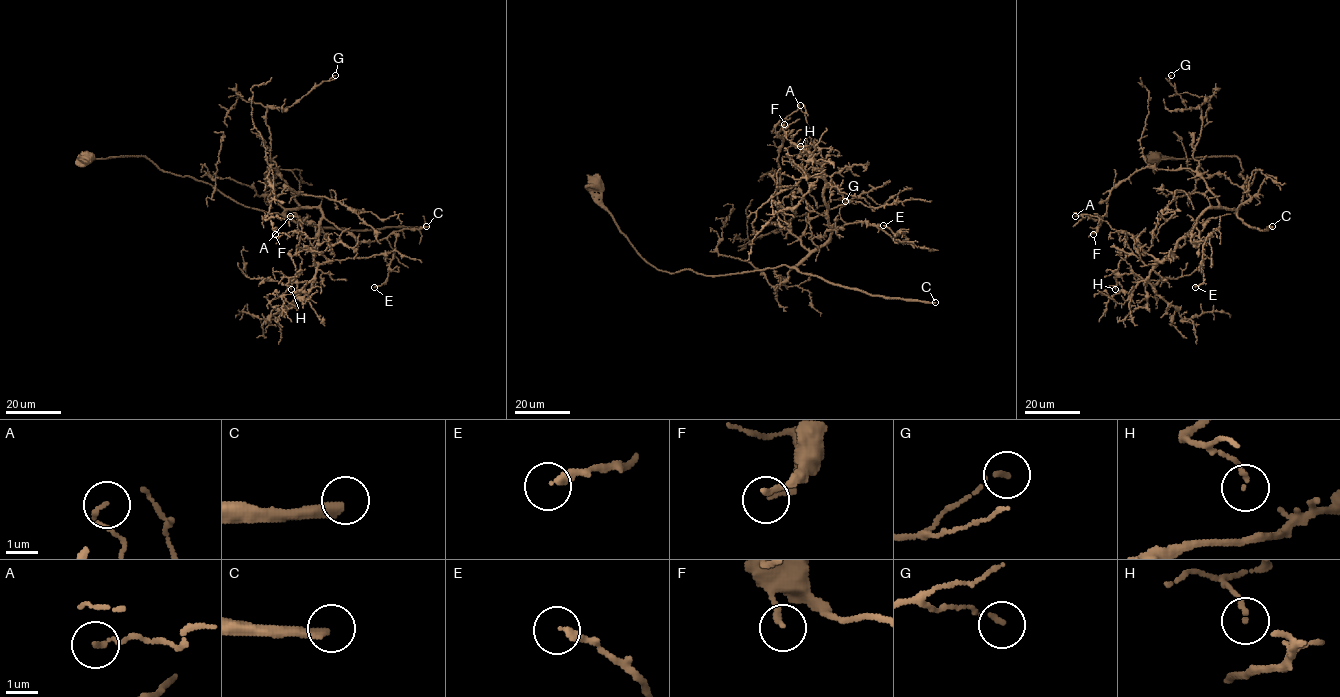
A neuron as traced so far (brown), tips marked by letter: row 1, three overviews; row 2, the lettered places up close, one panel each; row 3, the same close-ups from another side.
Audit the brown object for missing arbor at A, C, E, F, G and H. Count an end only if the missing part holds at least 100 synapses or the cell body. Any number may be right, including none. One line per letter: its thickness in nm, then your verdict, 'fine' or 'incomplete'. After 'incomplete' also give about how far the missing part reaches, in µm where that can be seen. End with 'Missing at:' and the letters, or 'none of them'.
A: 120 nm | fine
C: 280 nm | incomplete | 300 µm
E: 240 nm | fine
F: 180 nm | fine
G: 120 nm | fine
H: 80 nm | fine
Missing at: C

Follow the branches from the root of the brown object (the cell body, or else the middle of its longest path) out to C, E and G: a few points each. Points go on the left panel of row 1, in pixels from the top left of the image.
C: (86, 158), (145, 156), (163, 171), (211, 184), (244, 206), (315, 227), (426, 226)
E: (86, 158), (145, 156), (163, 171), (270, 213), (318, 208), (358, 242), (394, 234), (387, 278), (374, 287)
G: (86, 158), (145, 156), (244, 206), (283, 214), (299, 206), (269, 157), (267, 107), (290, 107), (335, 75)

